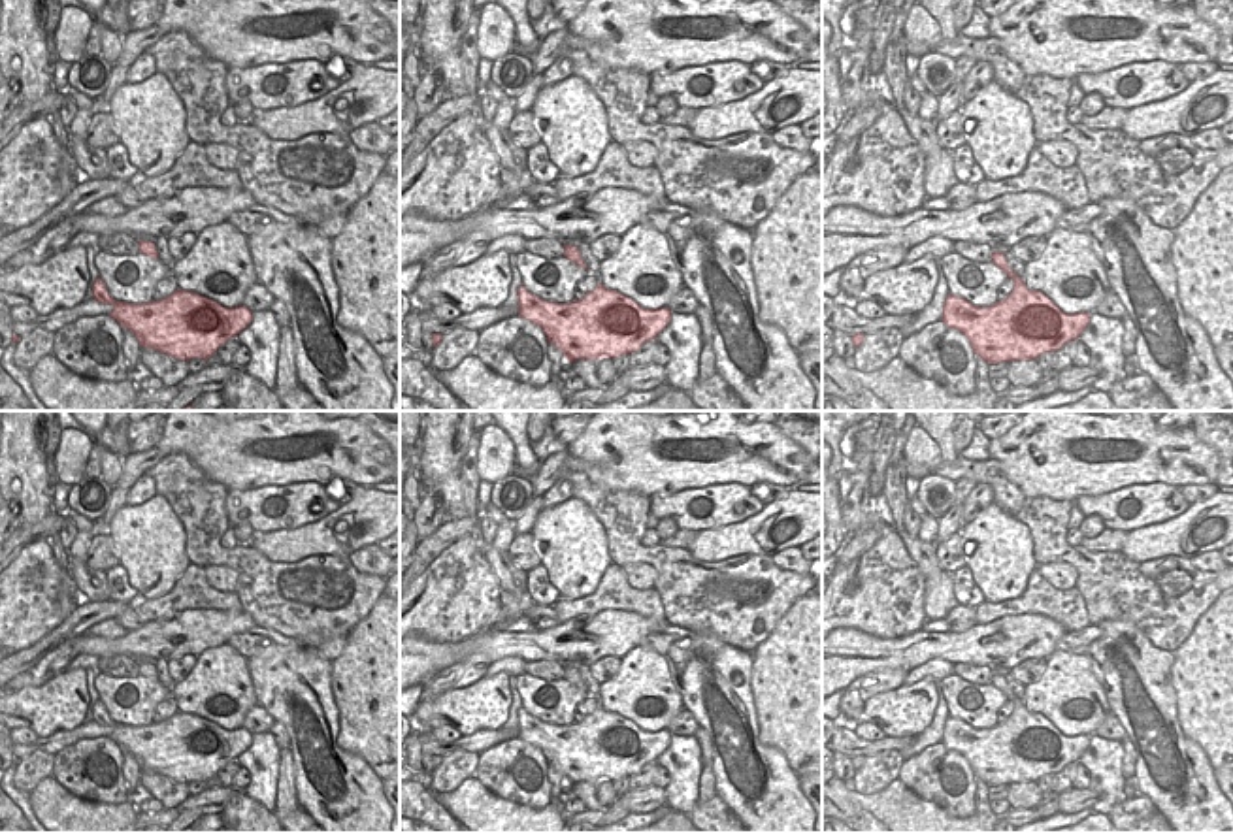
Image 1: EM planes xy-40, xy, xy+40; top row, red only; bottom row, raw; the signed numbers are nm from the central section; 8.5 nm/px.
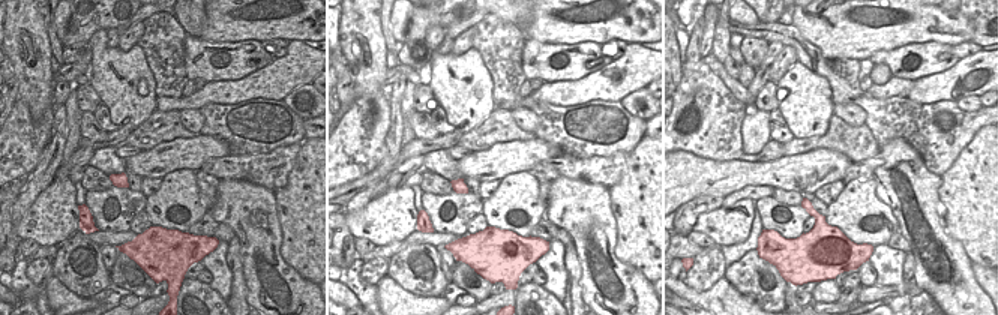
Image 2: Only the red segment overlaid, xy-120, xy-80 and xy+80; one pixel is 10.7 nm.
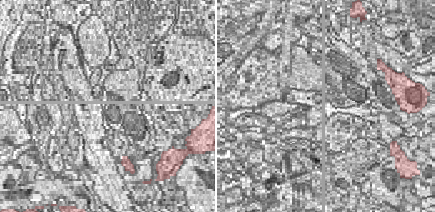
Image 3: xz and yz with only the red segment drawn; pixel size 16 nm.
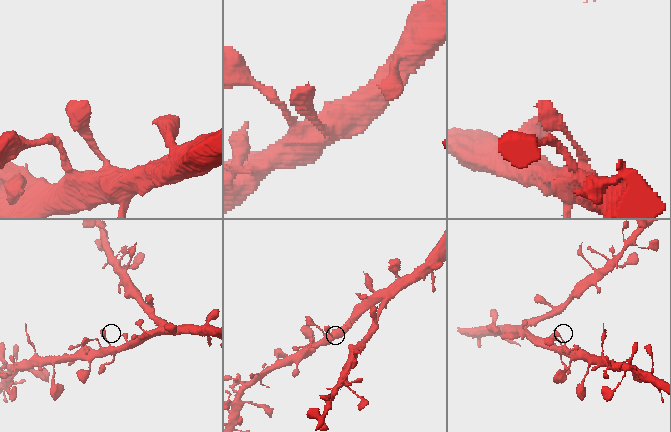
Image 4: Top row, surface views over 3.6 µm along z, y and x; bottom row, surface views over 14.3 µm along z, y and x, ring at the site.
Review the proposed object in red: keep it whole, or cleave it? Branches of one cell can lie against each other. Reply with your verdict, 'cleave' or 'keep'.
keep

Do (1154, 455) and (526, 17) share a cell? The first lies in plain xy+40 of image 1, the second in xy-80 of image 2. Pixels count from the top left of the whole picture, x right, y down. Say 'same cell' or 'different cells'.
same cell

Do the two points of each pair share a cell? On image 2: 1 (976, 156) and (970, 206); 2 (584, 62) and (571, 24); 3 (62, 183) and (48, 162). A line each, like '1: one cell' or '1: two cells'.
1: one cell
2: two cells
3: two cells

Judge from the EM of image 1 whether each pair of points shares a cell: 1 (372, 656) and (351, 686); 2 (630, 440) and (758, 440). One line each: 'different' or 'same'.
1: same
2: same

